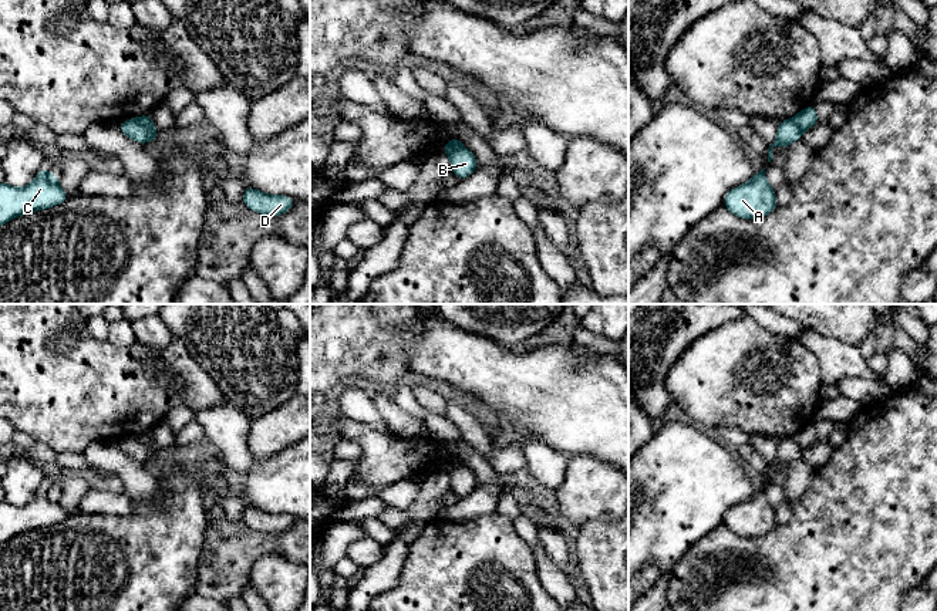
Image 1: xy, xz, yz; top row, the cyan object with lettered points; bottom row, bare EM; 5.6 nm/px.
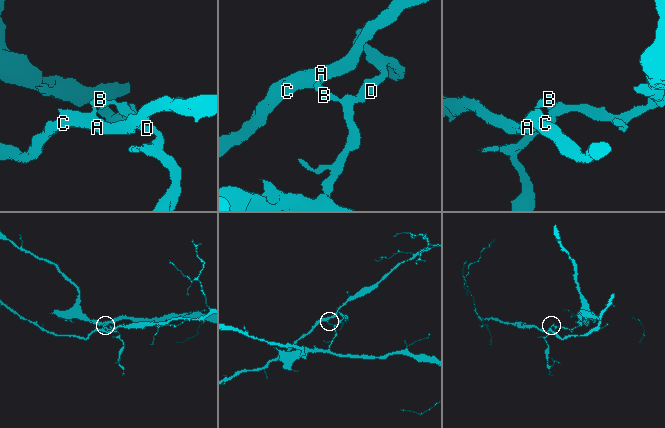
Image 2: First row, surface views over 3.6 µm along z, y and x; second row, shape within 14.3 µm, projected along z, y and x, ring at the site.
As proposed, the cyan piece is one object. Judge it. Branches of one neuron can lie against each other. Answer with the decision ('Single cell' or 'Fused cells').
Fused cells

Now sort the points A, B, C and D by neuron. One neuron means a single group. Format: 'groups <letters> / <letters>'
groups A C / B D

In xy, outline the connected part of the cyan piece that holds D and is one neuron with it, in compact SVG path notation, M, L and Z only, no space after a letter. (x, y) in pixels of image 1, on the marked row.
M246 185L242 203L256 213L282 216L294 206L296 200L284 195L267 195Z

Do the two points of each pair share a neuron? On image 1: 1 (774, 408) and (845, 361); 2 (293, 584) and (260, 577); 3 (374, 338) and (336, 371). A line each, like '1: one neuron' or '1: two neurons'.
1: two neurons
2: one neuron
3: one neuron

